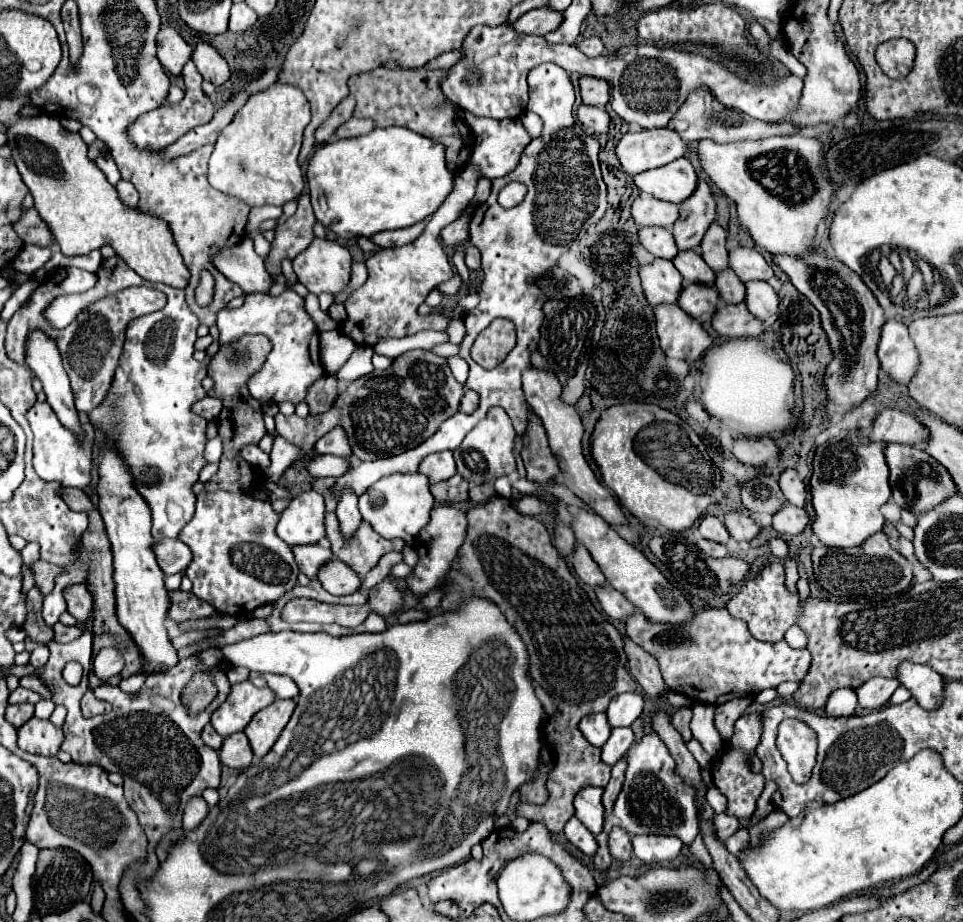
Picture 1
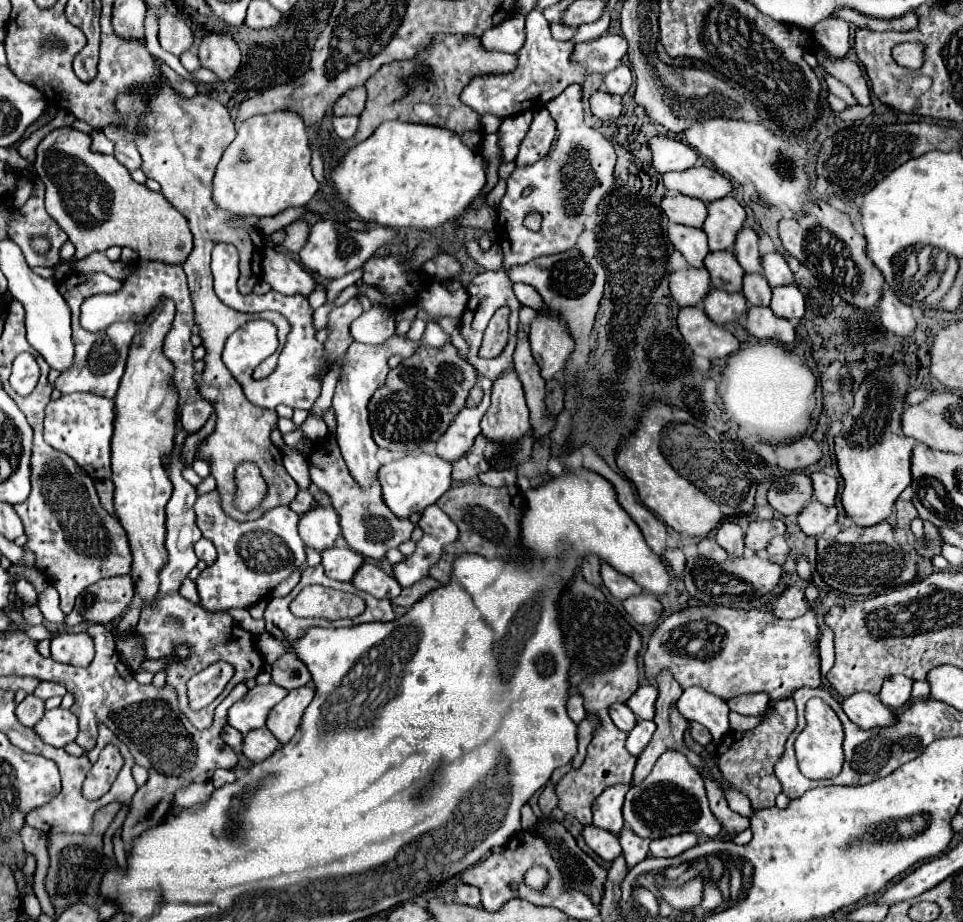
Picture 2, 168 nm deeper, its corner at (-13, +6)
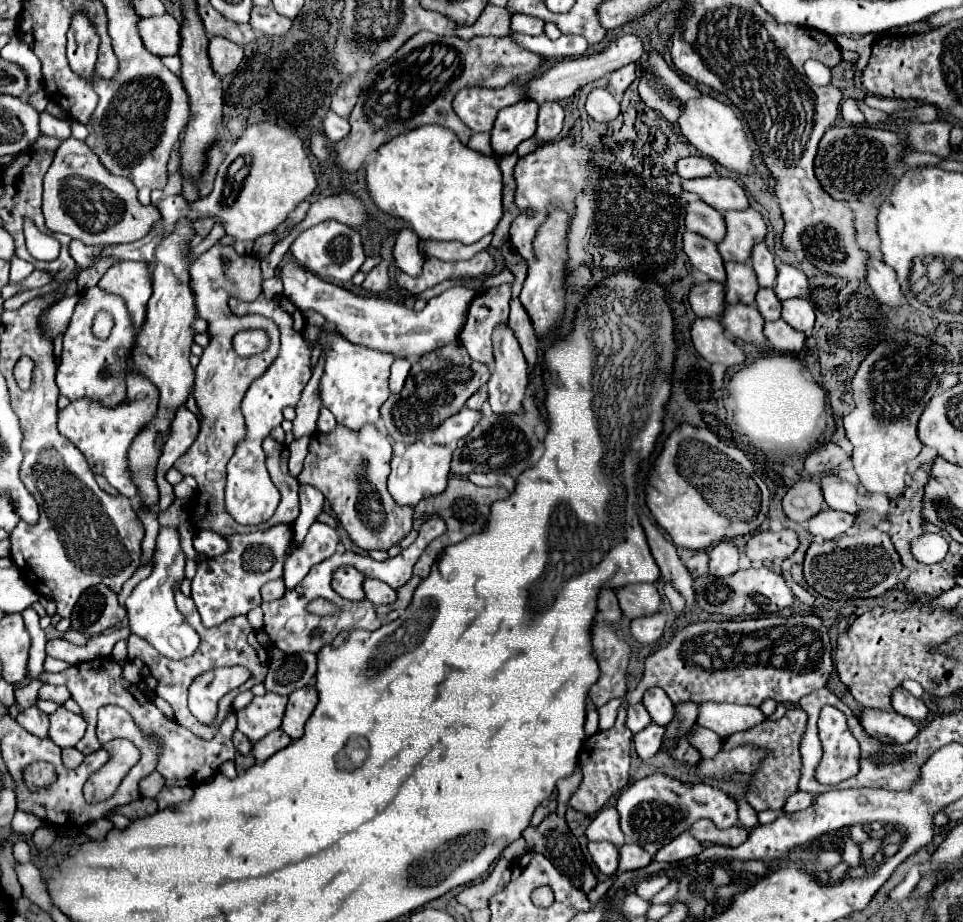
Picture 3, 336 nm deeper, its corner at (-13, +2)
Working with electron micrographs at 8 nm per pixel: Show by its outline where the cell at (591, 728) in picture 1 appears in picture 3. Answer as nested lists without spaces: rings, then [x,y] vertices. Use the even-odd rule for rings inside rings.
[[[633,704],[633,706],[627,708],[627,722],[625,722],[625,726],[627,726],[633,734],[641,732],[647,724],[651,724],[651,716],[649,716],[649,712],[645,710],[643,704]]]

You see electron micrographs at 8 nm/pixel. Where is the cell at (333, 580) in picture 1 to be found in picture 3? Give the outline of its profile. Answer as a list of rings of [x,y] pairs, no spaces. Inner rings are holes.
[[[365,578],[363,590],[365,590],[365,598],[367,598],[369,602],[373,602],[375,606],[393,604],[393,602],[397,600],[397,592],[395,592],[391,586],[387,586],[385,582],[379,582],[379,580]]]

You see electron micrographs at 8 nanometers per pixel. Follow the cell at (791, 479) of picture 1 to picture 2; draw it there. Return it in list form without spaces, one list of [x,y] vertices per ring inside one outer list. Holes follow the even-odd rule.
[[[811,472],[809,474],[813,480],[813,488],[815,488],[815,500],[823,502],[825,506],[833,506],[835,504],[835,496],[837,496],[837,488],[839,482],[833,476],[827,476],[825,472]]]

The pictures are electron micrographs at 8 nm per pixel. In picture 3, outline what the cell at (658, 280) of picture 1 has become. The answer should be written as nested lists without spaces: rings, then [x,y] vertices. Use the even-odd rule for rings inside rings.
[[[711,280],[693,284],[689,290],[689,304],[697,316],[709,316],[709,318],[721,316],[725,308],[723,284]]]

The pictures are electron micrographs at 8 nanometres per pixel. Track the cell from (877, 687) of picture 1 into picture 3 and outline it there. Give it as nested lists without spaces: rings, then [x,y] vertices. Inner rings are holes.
[[[899,686],[899,688],[895,688],[895,690],[891,692],[891,706],[893,706],[895,712],[899,712],[899,714],[903,714],[903,716],[915,720],[915,722],[925,720],[927,712],[929,712],[927,706],[923,704],[923,700],[915,698],[915,696],[913,696],[911,692],[907,692],[903,686]]]

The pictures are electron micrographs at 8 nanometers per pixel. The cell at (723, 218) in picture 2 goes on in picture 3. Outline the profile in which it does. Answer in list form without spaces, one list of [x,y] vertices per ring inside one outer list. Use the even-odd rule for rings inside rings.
[[[753,208],[747,210],[731,210],[725,214],[727,234],[717,244],[719,254],[725,262],[747,262],[751,256],[751,248],[755,242],[763,240],[767,234],[767,226],[761,214]]]

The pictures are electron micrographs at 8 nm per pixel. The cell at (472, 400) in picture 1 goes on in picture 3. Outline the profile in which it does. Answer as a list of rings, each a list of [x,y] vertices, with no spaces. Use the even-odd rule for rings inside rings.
[[[481,386],[469,400],[467,400],[467,408],[471,410],[481,410],[481,406],[487,402],[487,386]]]

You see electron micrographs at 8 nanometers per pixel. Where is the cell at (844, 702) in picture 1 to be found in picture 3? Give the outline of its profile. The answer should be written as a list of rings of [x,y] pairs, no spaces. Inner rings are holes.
[[[863,708],[859,724],[863,726],[863,730],[867,730],[867,734],[883,742],[909,742],[919,732],[919,724],[915,724],[911,718],[897,714],[893,708]]]

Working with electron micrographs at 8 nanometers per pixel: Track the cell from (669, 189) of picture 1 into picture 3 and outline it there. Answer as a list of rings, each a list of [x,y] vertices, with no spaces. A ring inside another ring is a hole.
[[[707,176],[683,180],[683,190],[697,194],[703,202],[719,212],[727,210],[745,210],[749,206],[745,190],[731,178],[723,176]]]

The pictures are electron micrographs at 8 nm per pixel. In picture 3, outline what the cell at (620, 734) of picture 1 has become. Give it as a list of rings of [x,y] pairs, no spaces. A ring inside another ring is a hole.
[[[649,724],[645,730],[637,732],[633,742],[635,742],[635,750],[637,750],[637,756],[641,760],[647,760],[651,756],[655,756],[661,748],[661,738],[663,738],[663,732],[665,728],[659,726],[659,724]]]

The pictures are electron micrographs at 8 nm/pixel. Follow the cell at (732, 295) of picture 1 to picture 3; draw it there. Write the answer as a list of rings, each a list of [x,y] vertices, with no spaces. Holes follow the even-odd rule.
[[[759,288],[755,304],[757,304],[757,310],[761,312],[761,316],[765,320],[777,320],[777,318],[781,318],[781,302],[777,300],[777,296],[775,296],[773,290]]]

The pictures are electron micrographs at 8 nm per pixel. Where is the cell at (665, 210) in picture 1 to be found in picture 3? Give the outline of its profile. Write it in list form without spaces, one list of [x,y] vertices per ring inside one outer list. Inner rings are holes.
[[[697,200],[689,202],[685,210],[685,226],[691,232],[697,232],[713,242],[719,242],[725,236],[725,220],[723,214],[709,204]]]

